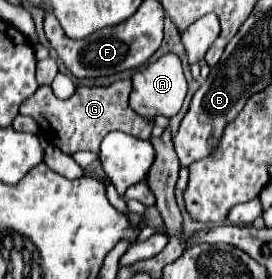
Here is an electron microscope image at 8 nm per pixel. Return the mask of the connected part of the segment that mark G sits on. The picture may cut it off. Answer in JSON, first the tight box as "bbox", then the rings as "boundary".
{"bbox":[21,79,155,153],"boundary":[[[129,79],[115,81],[109,87],[77,87],[73,97],[69,99],[57,99],[51,87],[39,87],[35,95],[31,95],[21,103],[21,115],[33,117],[45,139],[63,153],[77,153],[77,151],[97,153],[101,139],[111,131],[125,131],[139,139],[151,137],[155,119],[137,115],[129,107],[129,93],[131,93]]]}

